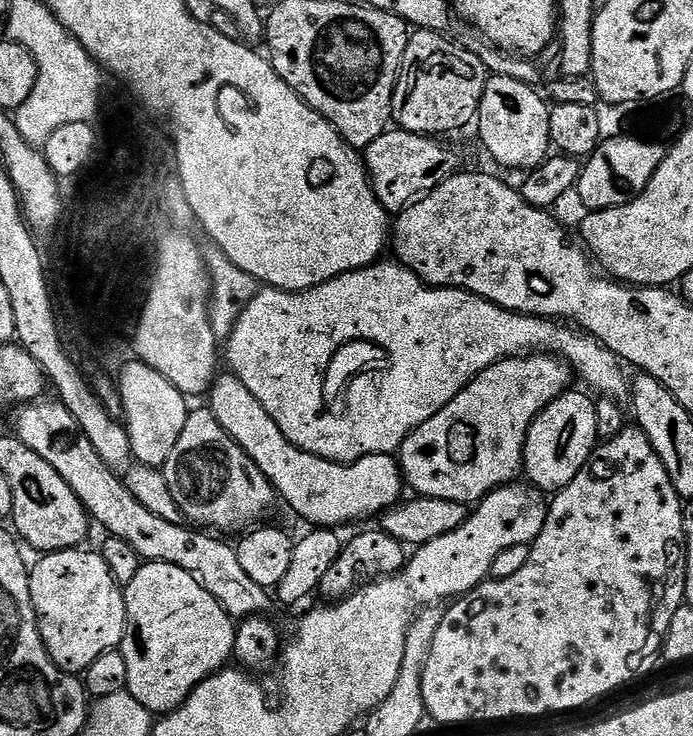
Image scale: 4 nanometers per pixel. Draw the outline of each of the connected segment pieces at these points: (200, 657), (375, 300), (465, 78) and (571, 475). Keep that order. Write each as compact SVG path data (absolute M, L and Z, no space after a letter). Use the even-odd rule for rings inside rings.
M157 560L141 563L138 574L134 574L124 588L124 601L126 626L118 651L126 658L126 691L138 698L148 712L172 712L186 702L188 695L206 677L221 671L233 659L236 624L226 610L222 610L220 603L209 592L202 590L190 574L186 574L186 570Z
M377 262L371 264L368 268L359 268L353 272L344 272L341 276L335 276L332 280L322 282L317 288L311 288L305 292L284 292L281 288L270 288L267 286L261 287L256 294L256 297L241 310L236 325L233 326L233 332L229 335L226 341L228 348L228 364L231 371L242 382L242 386L246 386L246 390L250 390L250 394L254 394L254 398L258 398L258 402L262 402L262 410L266 410L266 414L270 414L270 418L274 418L274 422L278 426L281 434L287 438L291 444L298 446L302 450L306 450L310 454L314 454L318 458L326 458L332 460L336 464L353 464L356 460L361 460L367 456L374 454L389 454L399 453L402 442L411 434L418 426L422 426L422 422L426 422L430 418L434 418L434 414L438 414L438 410L442 410L442 406L446 406L469 384L472 379L478 374L482 374L482 370L486 370L490 365L496 364L500 360L507 360L509 356L518 356L521 354L551 354L560 357L561 360L567 360L572 365L572 371L577 377L580 376L592 388L597 388L597 393L620 398L620 395L625 395L626 380L624 384L624 372L620 357L615 356L609 348L598 343L593 336L589 336L580 330L573 330L571 327L565 326L563 323L557 322L552 318L543 316L521 316L518 312L511 312L502 306L498 306L494 302L490 302L486 298L476 296L472 292L467 292L464 288L433 288L430 284L425 284L423 280L417 278L409 268L404 267L399 262L391 262L392 264L384 264L385 262ZM348 338L370 338L374 342L382 342L382 346L386 348L386 352L392 356L392 374L390 380L386 382L386 386L382 388L382 394L376 398L376 404L372 400L372 408L360 408L360 400L354 400L352 406L358 408L358 412L354 414L354 418L350 418L350 424L344 418L332 418L332 420L322 420L320 416L320 372L330 356L330 352L344 340Z
M416 30L409 35L406 54L402 54L400 73L396 79L396 89L392 95L392 120L397 129L405 132L418 132L422 136L439 137L440 132L456 132L477 119L482 102L484 87L489 71L480 61L475 51L467 52L448 41L447 35L438 32Z
M569 390L553 404L547 404L536 415L524 443L523 475L533 488L539 488L545 494L555 494L570 482L574 482L576 475L586 466L586 462L598 447L593 397L583 396L576 391Z

